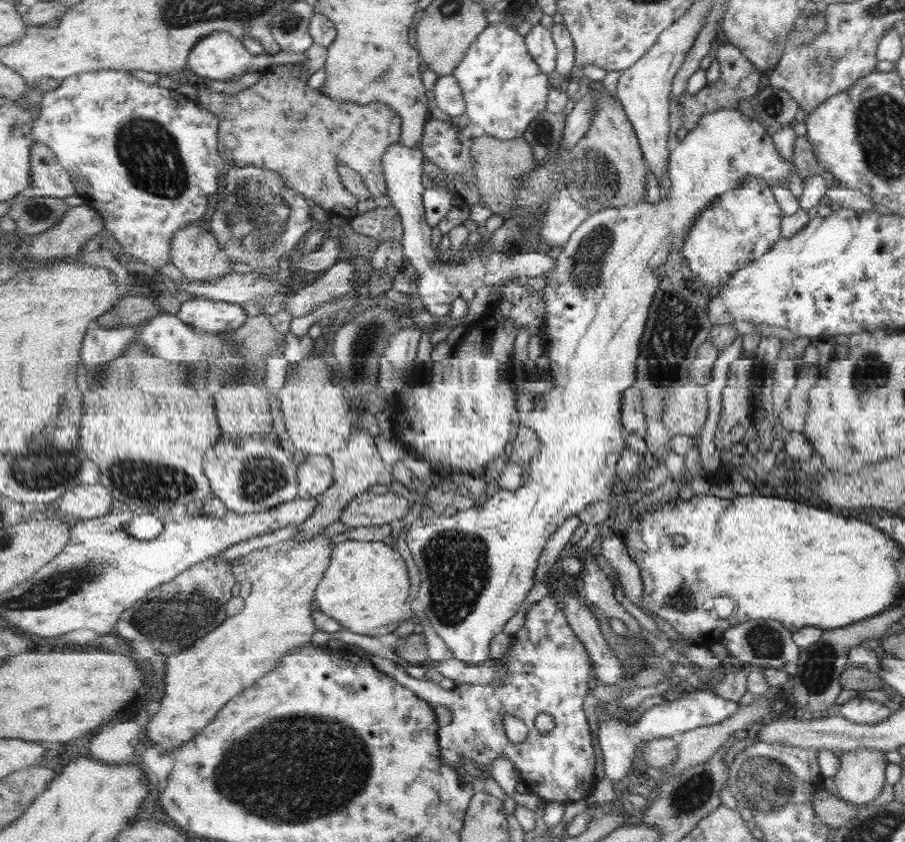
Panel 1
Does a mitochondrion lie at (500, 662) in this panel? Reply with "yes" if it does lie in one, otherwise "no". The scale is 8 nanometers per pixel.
no

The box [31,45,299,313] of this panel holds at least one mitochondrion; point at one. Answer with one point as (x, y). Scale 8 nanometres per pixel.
(150, 153)

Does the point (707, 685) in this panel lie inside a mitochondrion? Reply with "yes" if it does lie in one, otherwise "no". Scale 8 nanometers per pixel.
no

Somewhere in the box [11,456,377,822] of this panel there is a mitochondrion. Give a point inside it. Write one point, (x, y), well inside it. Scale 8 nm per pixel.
(159, 485)

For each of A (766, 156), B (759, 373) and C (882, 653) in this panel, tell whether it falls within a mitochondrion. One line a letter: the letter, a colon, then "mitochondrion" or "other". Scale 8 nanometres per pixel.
A: other
B: other
C: other

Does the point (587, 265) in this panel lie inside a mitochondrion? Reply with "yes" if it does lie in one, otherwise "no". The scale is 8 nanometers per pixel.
yes

